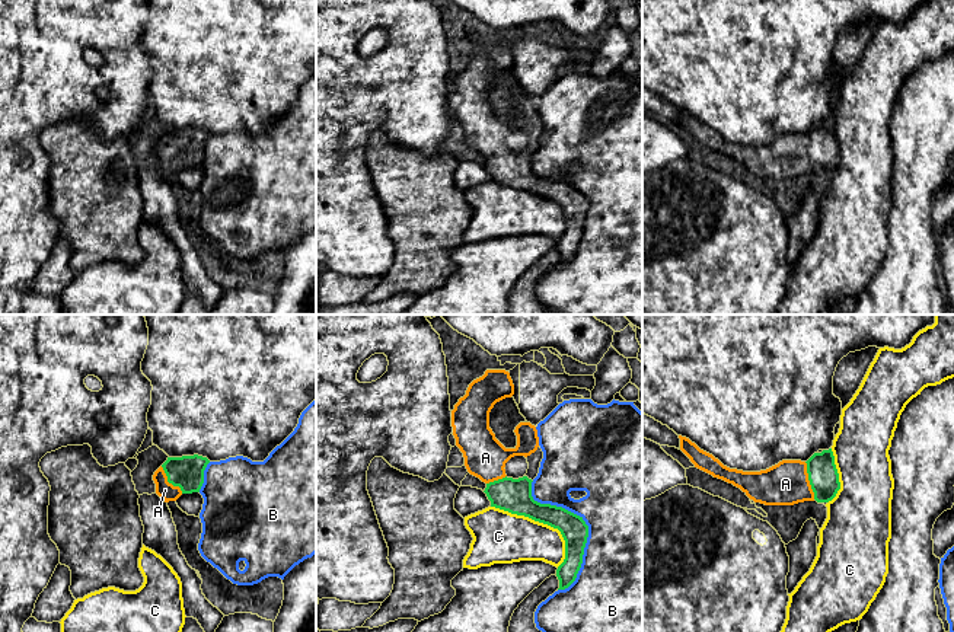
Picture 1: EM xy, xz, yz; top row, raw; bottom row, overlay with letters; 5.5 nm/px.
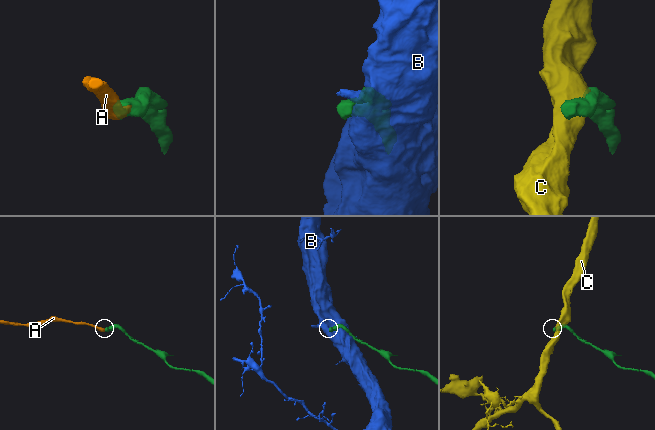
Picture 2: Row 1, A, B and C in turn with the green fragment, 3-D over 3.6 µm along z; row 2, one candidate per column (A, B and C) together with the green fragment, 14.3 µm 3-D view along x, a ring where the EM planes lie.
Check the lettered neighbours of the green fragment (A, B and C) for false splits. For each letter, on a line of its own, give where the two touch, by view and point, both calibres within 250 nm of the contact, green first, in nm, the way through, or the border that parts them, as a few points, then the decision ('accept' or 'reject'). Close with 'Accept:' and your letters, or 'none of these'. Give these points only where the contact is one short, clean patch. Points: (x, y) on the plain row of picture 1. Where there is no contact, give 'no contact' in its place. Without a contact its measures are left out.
A: yz (809, 153) | 170/240 nm | across yz (823, 150), (809, 153), (785, 158) | accept
B: xz (584, 195) | 150/480 nm | reject
C: xz (541, 195) | 190/280 nm | reject
Accept: A

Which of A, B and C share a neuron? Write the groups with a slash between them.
A / B / C

